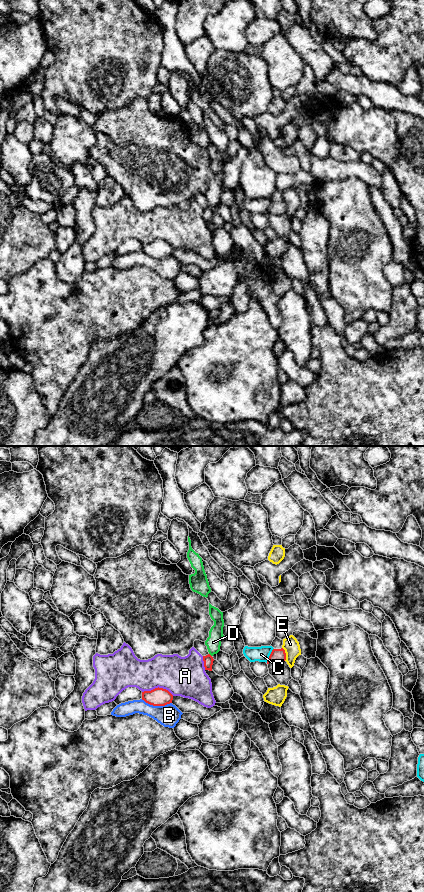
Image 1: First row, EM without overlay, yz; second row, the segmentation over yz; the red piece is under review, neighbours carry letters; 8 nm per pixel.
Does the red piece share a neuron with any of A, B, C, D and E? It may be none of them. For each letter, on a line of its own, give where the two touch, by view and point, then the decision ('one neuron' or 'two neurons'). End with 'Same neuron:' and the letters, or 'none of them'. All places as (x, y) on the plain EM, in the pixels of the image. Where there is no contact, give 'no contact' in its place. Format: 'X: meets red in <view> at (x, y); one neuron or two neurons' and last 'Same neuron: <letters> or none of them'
A: meets red in yz at (158, 239); two neurons
B: meets red in yz at (156, 257); two neurons
C: meets red in yz at (270, 207); two neurons
D: meets red in yz at (210, 207); one neuron
E: meets red in yz at (285, 206); two neurons
Same neuron: D

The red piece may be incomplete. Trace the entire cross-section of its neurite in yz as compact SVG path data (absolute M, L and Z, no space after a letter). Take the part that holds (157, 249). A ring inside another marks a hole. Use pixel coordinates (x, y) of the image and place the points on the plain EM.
M158 239L142 244L142 252L153 258L165 258L172 255L173 247L168 242Z

